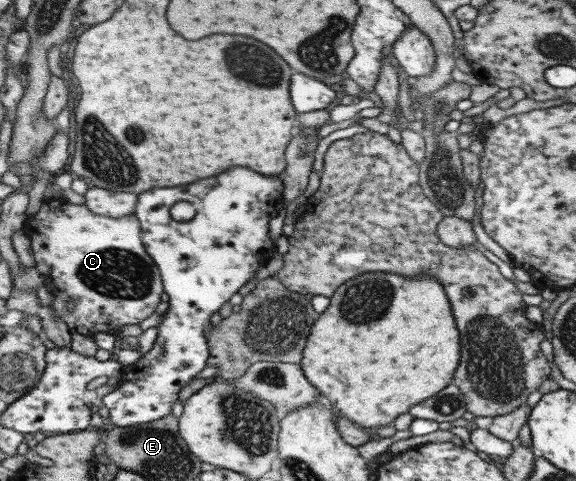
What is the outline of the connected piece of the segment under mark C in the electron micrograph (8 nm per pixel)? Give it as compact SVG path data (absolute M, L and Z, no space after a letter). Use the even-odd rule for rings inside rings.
M50 198L43 201L40 205L39 212L32 215L27 215L27 219L20 228L20 232L26 234L30 239L31 253L34 261L34 268L43 276L44 285L49 288L54 299L50 306L53 313L69 328L70 332L78 332L84 336L91 336L94 333L116 333L121 326L126 324L138 324L147 316L155 312L156 306L160 304L163 298L163 286L159 277L159 270L153 263L153 260L148 256L148 253L143 249L141 241L141 230L137 218L134 214L121 216L118 218L110 218L107 216L92 214L84 205L70 204L63 198Z

